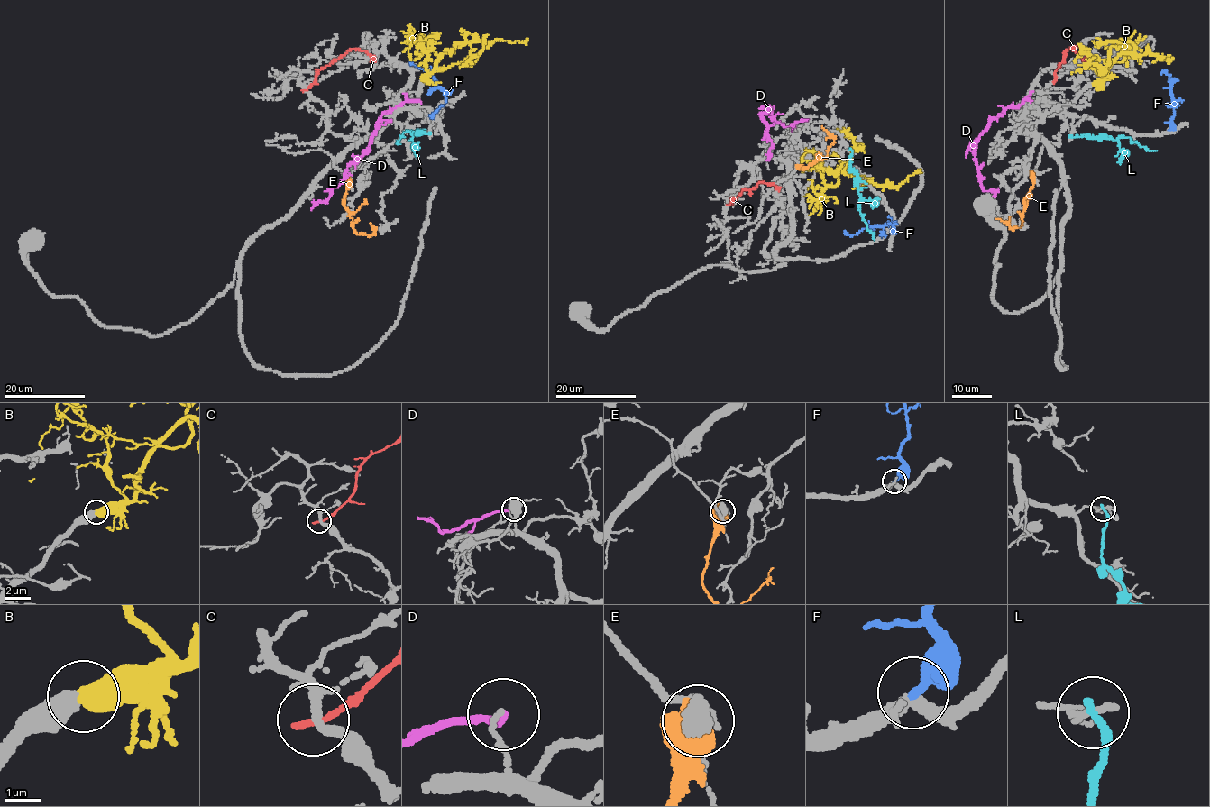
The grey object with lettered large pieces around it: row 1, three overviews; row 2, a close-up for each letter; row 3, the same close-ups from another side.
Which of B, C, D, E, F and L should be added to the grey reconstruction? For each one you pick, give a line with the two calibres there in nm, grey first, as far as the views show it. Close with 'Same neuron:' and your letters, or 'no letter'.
B: Thickness 500 nm (grey) against 700 nm
F: Thickness 260 nm (grey) against 380 nm
Same neuron: B, F

